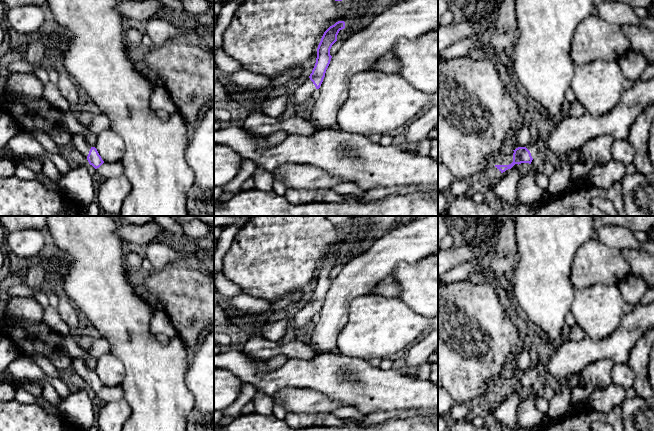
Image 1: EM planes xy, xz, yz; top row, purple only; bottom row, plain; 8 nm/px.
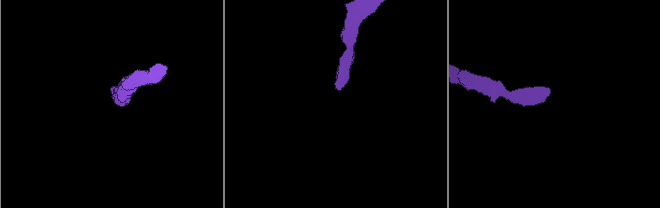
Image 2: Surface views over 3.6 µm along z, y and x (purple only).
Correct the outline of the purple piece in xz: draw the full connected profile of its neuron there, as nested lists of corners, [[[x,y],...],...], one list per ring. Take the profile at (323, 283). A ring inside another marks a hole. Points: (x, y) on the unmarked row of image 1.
[[[338,245],[330,250],[323,258],[317,272],[317,282],[315,290],[309,303],[298,312],[291,312],[290,326],[300,329],[311,322],[312,317],[319,313],[325,301],[326,294],[330,288],[332,280],[330,273],[337,265],[337,259],[340,254],[345,252],[344,245]]]

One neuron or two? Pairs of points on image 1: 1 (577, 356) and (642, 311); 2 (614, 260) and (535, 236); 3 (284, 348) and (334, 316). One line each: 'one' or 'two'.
1: one
2: two
3: two

